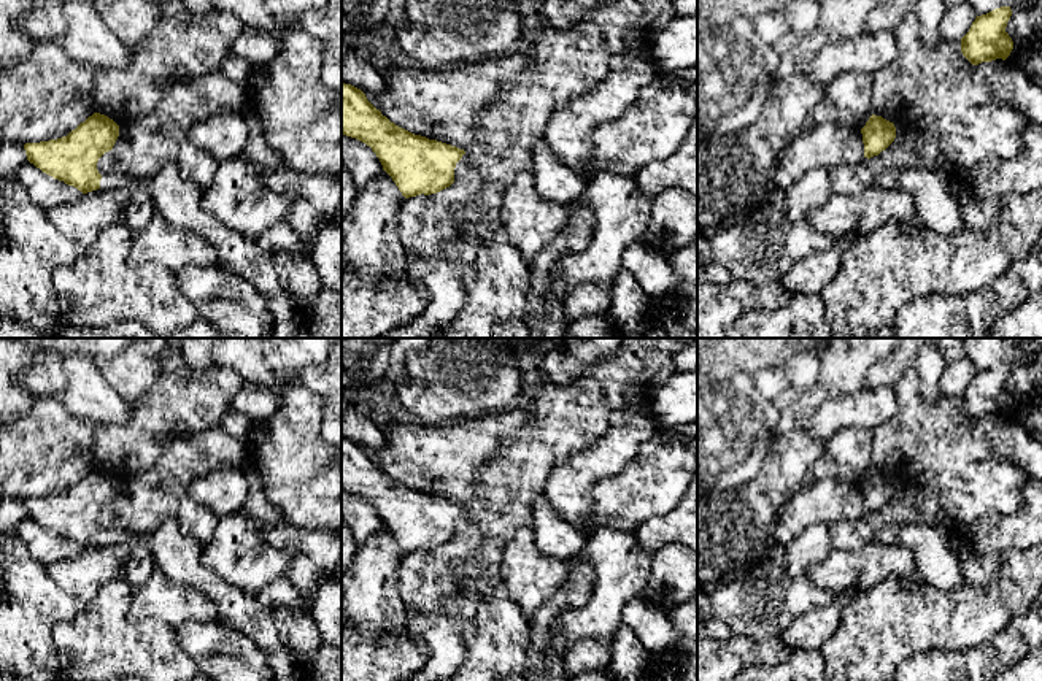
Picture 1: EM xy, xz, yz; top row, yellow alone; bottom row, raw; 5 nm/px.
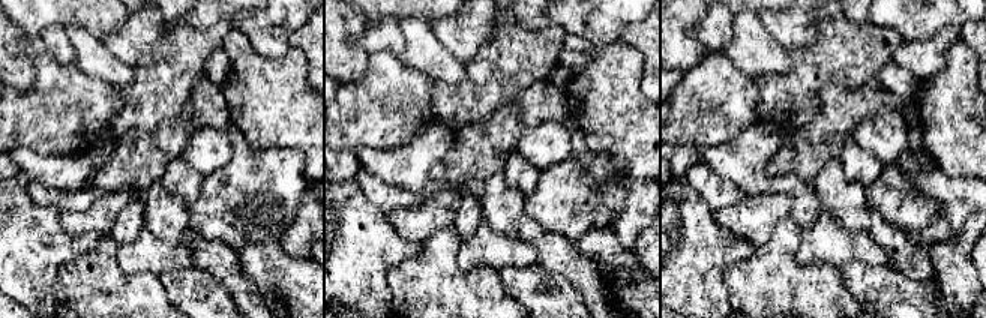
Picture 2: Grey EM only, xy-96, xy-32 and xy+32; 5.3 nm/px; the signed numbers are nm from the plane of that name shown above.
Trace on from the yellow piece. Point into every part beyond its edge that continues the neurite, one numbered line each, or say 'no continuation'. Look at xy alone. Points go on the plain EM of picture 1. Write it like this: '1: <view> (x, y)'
1: xy (140, 564)

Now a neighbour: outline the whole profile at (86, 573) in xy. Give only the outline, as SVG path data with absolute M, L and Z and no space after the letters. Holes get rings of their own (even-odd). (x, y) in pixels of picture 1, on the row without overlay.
M100 543L46 568L65 592L89 603L106 583L124 576L129 554L125 543Z

